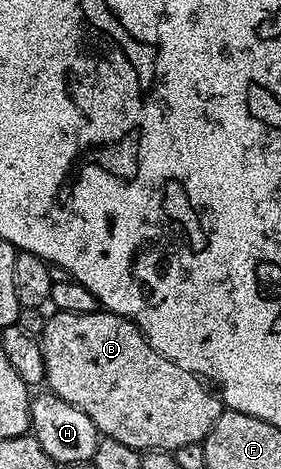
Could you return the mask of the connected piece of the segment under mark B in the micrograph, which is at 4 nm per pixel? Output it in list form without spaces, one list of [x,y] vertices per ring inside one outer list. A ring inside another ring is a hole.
[[[98,310],[91,314],[67,314],[66,312],[54,311],[52,315],[46,319],[45,329],[39,338],[41,361],[45,364],[45,384],[48,391],[55,393],[59,398],[63,398],[63,402],[71,402],[75,406],[79,406],[79,410],[83,410],[83,414],[87,414],[87,418],[91,418],[91,422],[95,422],[97,431],[101,436],[110,436],[115,438],[115,442],[124,442],[127,446],[138,450],[162,448],[164,452],[172,452],[173,449],[179,446],[191,446],[204,441],[205,436],[211,430],[211,426],[215,426],[215,422],[220,418],[223,411],[220,395],[213,393],[212,396],[204,388],[206,385],[198,377],[192,376],[190,372],[183,370],[179,366],[175,366],[175,362],[163,358],[163,354],[159,354],[149,345],[145,335],[131,321],[104,310]]]

